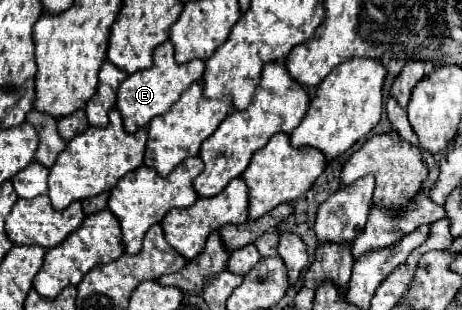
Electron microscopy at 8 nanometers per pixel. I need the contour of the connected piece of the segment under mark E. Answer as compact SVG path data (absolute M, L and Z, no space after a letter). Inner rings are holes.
M165 41L163 45L159 45L155 49L153 65L149 69L143 69L143 71L129 75L123 81L123 85L119 85L117 109L123 117L123 125L125 125L127 133L133 133L133 131L145 127L153 117L167 113L173 107L173 103L183 95L183 91L187 91L191 87L191 83L195 83L197 79L203 77L205 61L193 59L193 61L181 65L175 61L173 53L175 53L175 49L171 47L169 41Z

